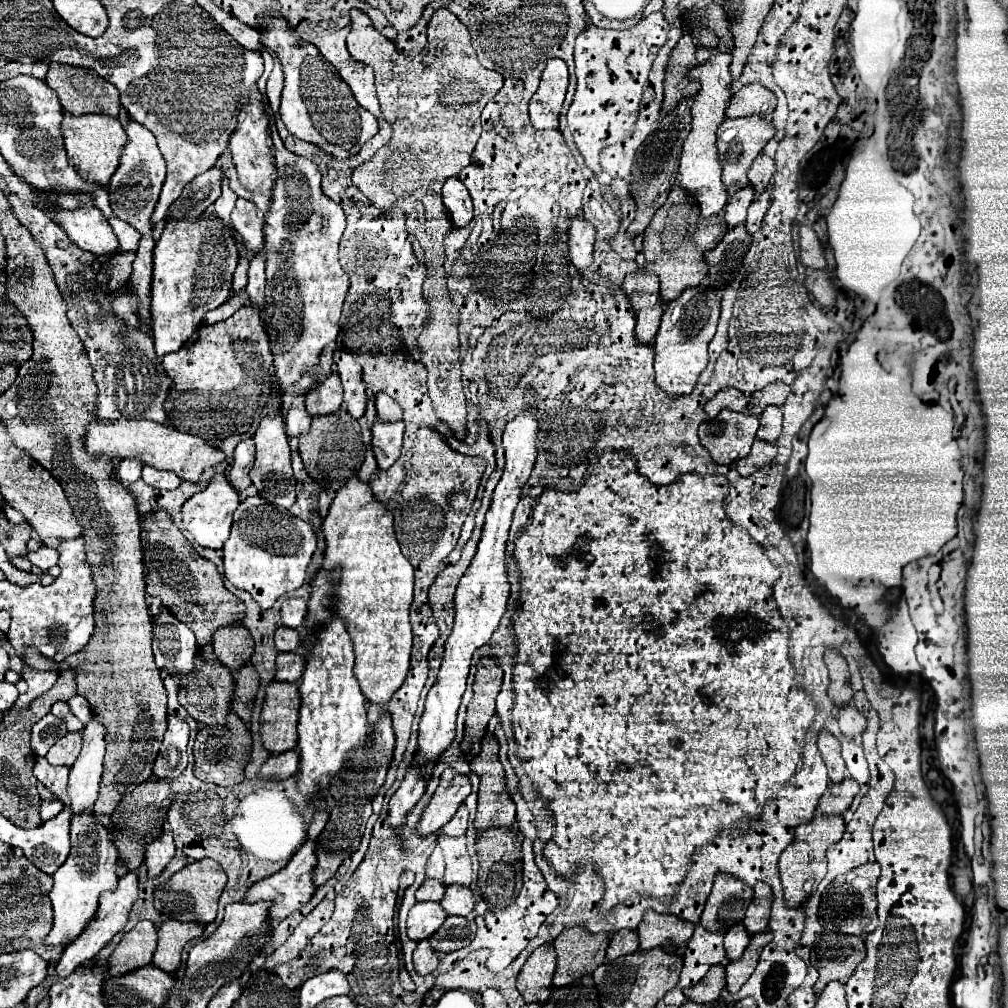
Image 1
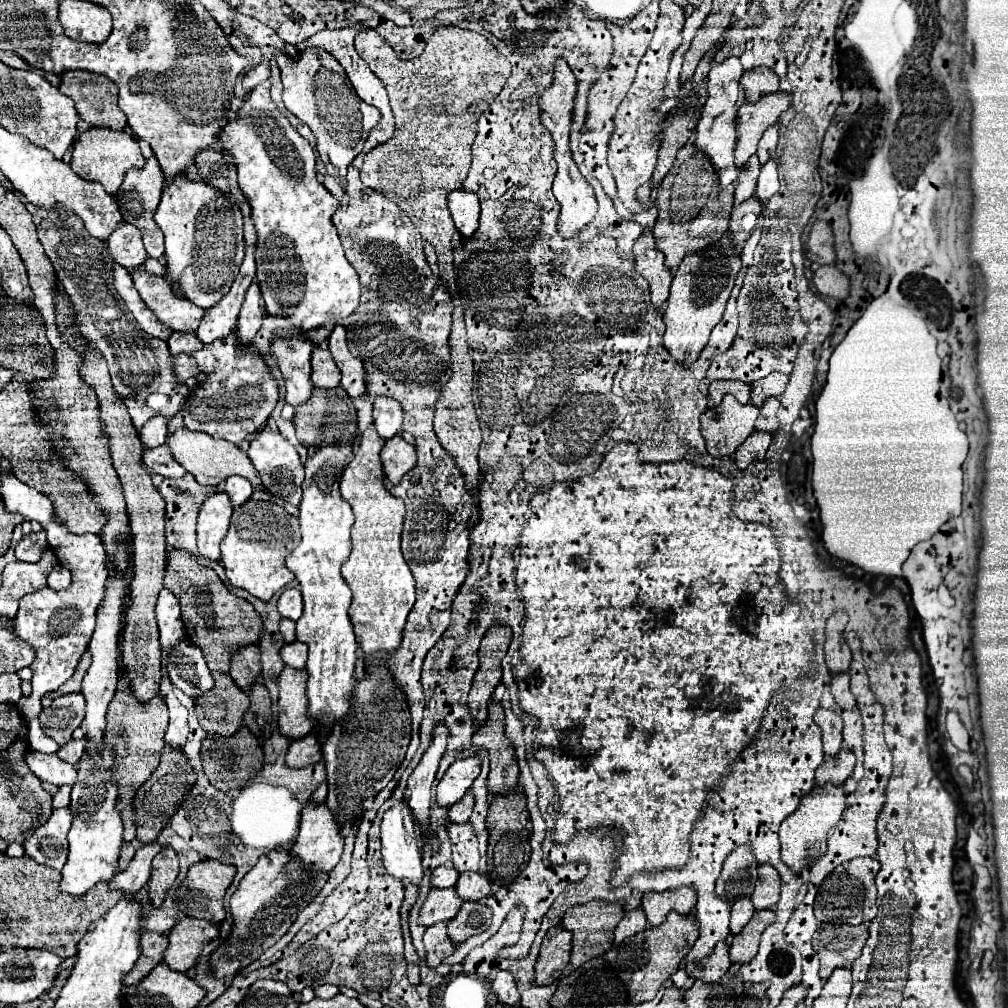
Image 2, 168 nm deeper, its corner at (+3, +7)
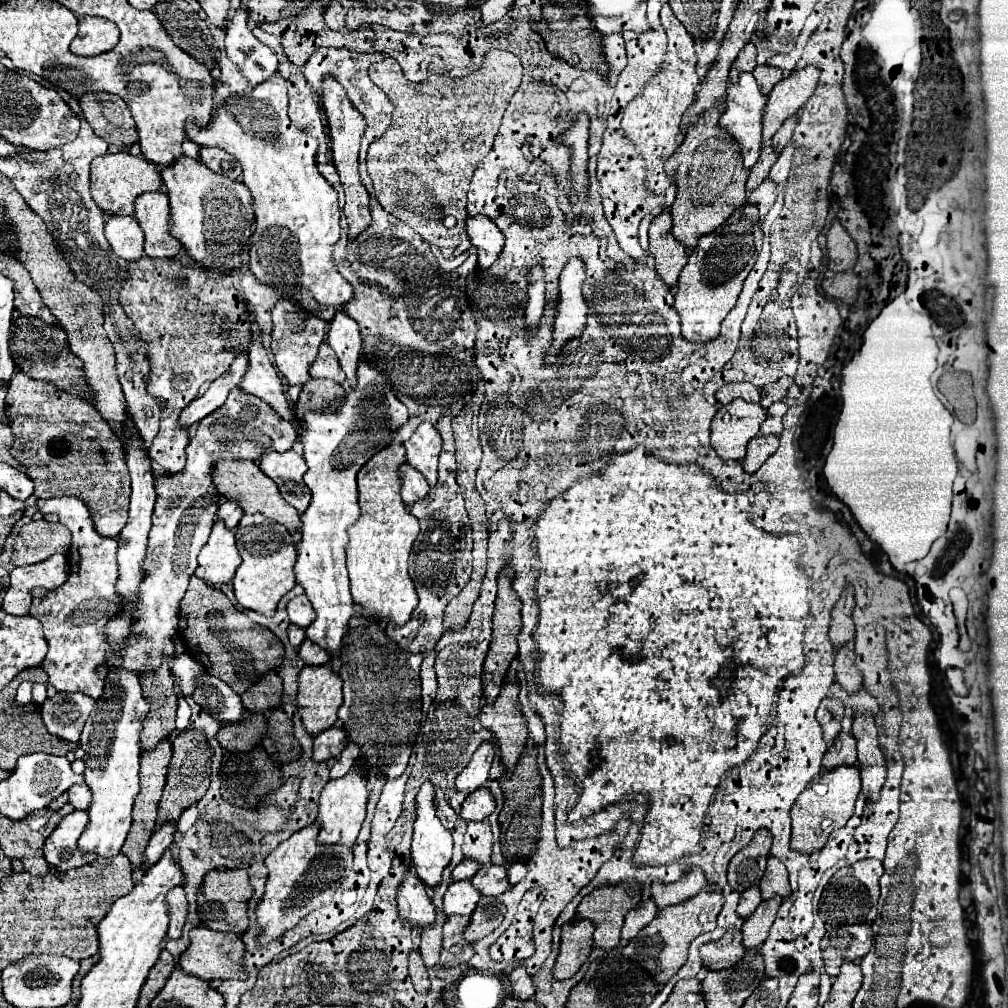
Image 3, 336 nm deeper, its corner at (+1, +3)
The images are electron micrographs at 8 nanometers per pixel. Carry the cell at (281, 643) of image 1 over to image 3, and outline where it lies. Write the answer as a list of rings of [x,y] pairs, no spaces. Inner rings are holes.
[[[290,625],[290,627],[288,627],[288,639],[290,639],[290,645],[292,645],[294,649],[298,649],[300,643],[304,641],[304,629],[298,627],[298,625]]]

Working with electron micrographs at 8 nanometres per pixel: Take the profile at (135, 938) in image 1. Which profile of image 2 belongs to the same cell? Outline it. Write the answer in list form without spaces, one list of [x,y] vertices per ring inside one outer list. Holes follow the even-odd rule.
[[[144,931],[142,933],[142,955],[140,955],[138,963],[134,965],[134,969],[126,975],[124,983],[126,985],[140,983],[162,961],[164,951],[166,951],[166,943],[168,943],[166,935]]]

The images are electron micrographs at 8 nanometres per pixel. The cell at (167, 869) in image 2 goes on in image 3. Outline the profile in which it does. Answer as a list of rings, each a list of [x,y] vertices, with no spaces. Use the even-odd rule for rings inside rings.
[[[174,887],[172,891],[168,891],[166,895],[166,903],[168,903],[168,937],[170,939],[178,939],[186,921],[186,913],[188,913],[188,903],[184,897],[184,889],[182,887]]]

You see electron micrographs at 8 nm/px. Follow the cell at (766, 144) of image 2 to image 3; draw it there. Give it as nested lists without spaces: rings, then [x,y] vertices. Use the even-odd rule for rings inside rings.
[[[792,115],[790,119],[786,119],[784,123],[782,123],[782,127],[774,133],[774,137],[772,137],[772,147],[774,147],[774,153],[780,153],[788,143],[790,143],[790,137],[792,137],[792,131],[794,131],[794,127],[796,127],[796,115]]]

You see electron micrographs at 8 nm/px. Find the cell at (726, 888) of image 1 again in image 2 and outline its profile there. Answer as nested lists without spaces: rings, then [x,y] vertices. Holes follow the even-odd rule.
[[[750,845],[736,847],[724,861],[722,873],[716,881],[716,893],[726,901],[734,903],[738,897],[748,897],[754,891],[754,883],[758,879],[758,863]]]

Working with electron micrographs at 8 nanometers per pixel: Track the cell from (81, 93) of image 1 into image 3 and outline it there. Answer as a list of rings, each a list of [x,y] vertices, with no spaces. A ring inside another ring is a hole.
[[[98,91],[80,95],[78,103],[84,113],[84,119],[90,123],[98,137],[118,147],[128,147],[138,141],[132,115],[120,97],[106,91]]]

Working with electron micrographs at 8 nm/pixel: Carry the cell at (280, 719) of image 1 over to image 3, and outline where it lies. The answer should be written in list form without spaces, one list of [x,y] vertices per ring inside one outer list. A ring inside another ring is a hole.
[[[306,665],[298,673],[296,705],[306,733],[318,735],[336,723],[336,711],[342,701],[340,675],[330,667]]]

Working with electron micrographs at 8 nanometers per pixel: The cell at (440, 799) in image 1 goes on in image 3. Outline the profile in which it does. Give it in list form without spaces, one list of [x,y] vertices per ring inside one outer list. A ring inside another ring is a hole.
[[[482,743],[470,763],[464,767],[464,771],[456,777],[454,781],[454,787],[456,791],[462,791],[462,793],[472,793],[474,789],[480,789],[486,779],[488,779],[488,771],[490,771],[490,763],[494,759],[494,745],[490,743]]]

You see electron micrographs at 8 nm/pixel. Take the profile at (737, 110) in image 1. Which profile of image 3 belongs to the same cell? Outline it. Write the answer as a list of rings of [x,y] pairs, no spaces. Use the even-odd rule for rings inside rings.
[[[758,65],[758,67],[752,71],[752,75],[756,77],[758,87],[760,87],[760,91],[762,91],[766,97],[770,95],[772,87],[784,77],[778,67],[770,67],[770,65]]]

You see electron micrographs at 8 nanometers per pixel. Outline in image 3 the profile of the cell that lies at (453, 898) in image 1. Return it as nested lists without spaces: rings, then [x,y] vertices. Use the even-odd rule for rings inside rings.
[[[496,865],[480,867],[476,875],[470,879],[470,883],[476,891],[480,891],[480,895],[486,895],[486,897],[498,897],[510,887],[506,879],[506,869]]]

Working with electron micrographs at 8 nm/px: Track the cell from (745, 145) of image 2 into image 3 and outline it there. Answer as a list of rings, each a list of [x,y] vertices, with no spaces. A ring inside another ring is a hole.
[[[810,65],[800,71],[792,71],[790,77],[782,79],[772,89],[762,115],[762,145],[766,145],[778,127],[808,101],[816,89],[816,79],[818,69]]]

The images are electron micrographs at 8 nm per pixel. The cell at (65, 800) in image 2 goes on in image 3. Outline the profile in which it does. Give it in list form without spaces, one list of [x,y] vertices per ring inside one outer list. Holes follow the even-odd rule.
[[[84,783],[82,785],[72,785],[68,789],[68,803],[74,809],[86,809],[88,807],[88,799],[90,799],[90,791],[88,791],[88,787]]]

